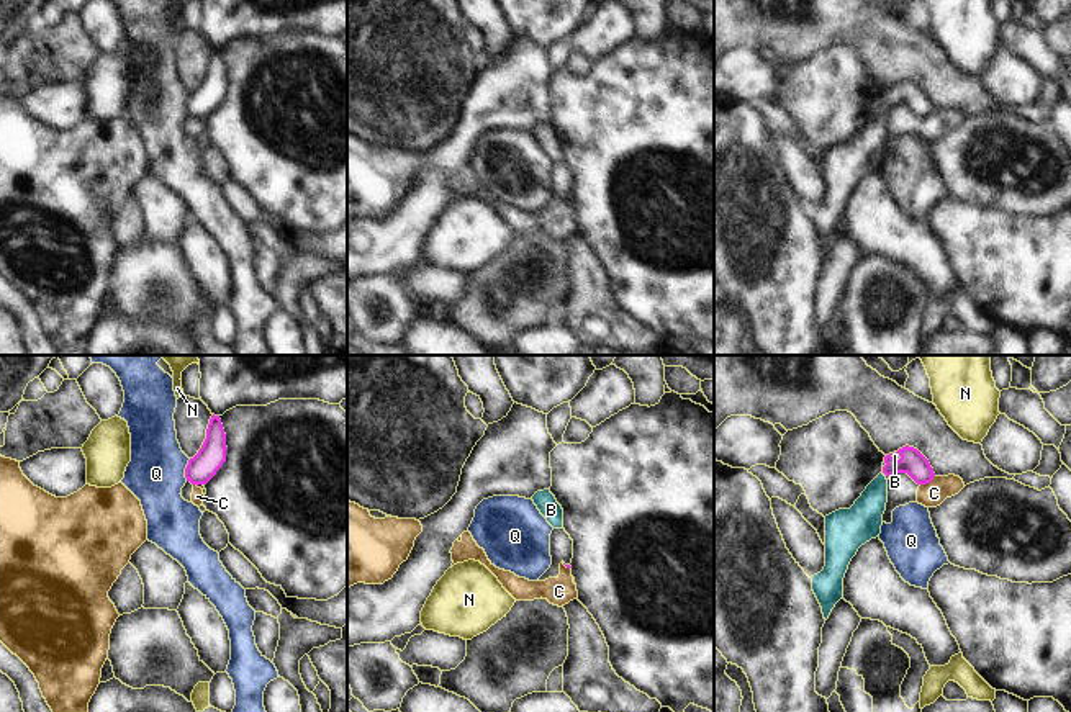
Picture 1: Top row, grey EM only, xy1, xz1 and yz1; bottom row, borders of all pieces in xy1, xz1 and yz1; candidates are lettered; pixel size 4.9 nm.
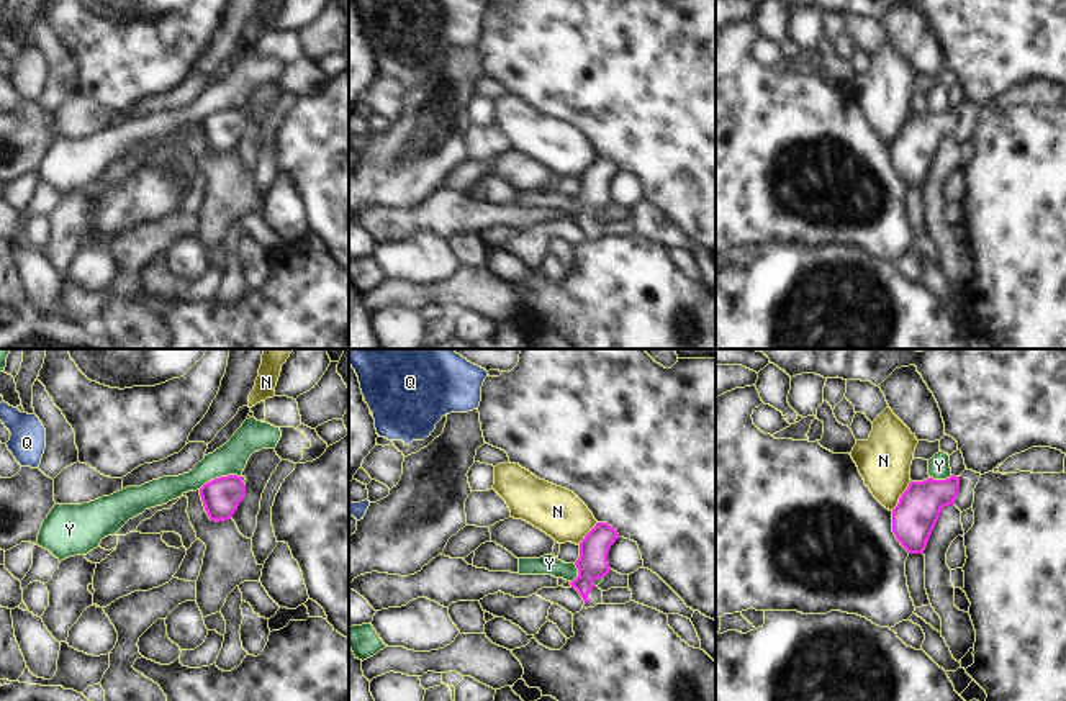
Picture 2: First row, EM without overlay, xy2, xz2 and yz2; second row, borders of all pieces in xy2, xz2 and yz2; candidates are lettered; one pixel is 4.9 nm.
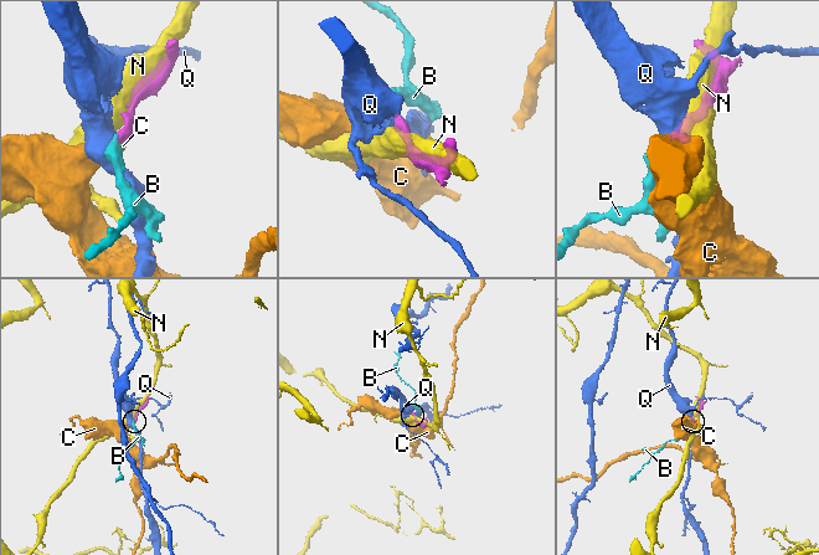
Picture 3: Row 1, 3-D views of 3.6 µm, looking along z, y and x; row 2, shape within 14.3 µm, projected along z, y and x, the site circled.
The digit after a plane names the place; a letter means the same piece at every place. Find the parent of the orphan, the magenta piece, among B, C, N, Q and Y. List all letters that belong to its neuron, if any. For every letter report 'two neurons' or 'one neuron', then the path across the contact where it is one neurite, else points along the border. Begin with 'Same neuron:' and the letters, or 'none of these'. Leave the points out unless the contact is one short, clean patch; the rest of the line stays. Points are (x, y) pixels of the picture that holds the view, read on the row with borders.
Same neuron: B
B: one neuron | across yz1 (912, 462), (896, 460), (894, 455)
C: two neurons | along yz1 (934, 475), (921, 485)
N: two neurons
Q: two neurons | along xy1 (190, 459), (185, 468), (185, 480)
Y: two neurons | along xy2 (241, 475), (220, 475), (198, 488)

